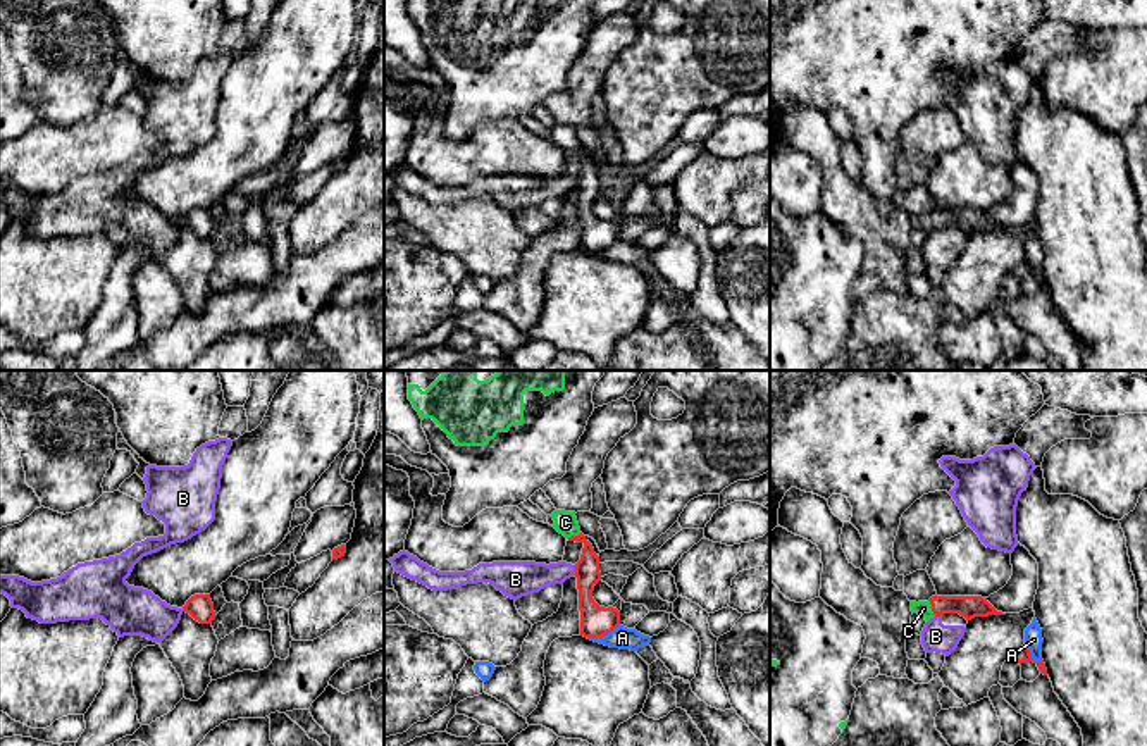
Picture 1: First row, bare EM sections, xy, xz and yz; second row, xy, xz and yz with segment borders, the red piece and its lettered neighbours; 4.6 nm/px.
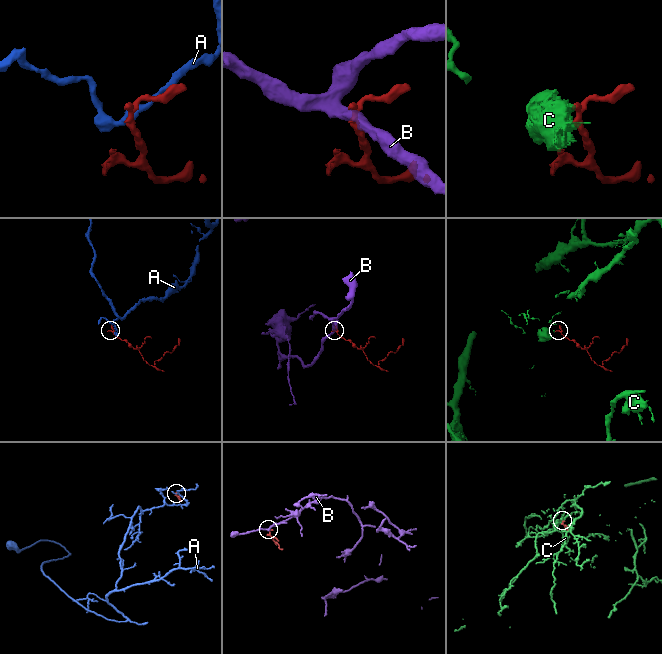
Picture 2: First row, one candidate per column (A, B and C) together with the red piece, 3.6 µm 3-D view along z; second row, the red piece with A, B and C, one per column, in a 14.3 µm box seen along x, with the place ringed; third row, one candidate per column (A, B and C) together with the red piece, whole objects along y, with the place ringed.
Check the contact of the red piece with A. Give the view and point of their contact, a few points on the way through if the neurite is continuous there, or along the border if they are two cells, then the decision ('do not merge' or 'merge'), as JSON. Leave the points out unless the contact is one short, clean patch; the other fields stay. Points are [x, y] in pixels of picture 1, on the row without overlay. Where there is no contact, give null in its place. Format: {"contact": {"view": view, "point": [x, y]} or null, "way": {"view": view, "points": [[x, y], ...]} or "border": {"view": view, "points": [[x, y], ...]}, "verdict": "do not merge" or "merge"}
{"contact": {"view": "xz", "point": [603, 248]}, "border": {"view": "xz", "points": [[619, 238], [601, 250], [588, 252]]}, "verdict": "do not merge"}

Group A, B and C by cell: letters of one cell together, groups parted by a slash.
A / B / C

